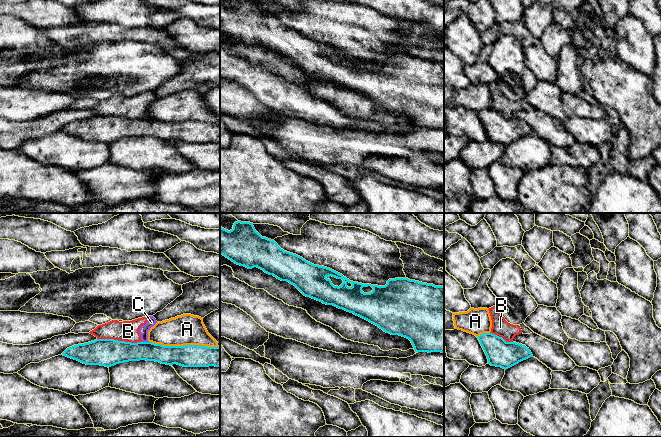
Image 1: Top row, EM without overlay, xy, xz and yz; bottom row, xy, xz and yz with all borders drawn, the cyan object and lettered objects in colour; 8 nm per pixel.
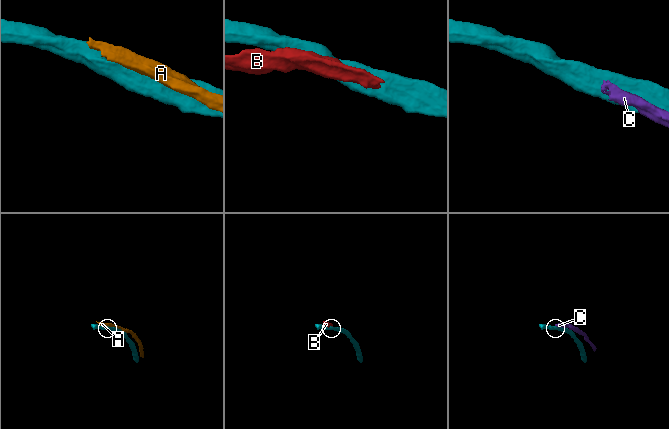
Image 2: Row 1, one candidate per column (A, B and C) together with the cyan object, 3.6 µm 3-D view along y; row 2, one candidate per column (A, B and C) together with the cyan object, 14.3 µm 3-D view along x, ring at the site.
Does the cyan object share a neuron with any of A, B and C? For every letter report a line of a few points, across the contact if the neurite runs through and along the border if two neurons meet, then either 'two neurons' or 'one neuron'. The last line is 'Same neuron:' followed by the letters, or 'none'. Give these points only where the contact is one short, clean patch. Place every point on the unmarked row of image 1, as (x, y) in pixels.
A: two neurons
B: two neurons
C: two neurons
Same neuron: none

